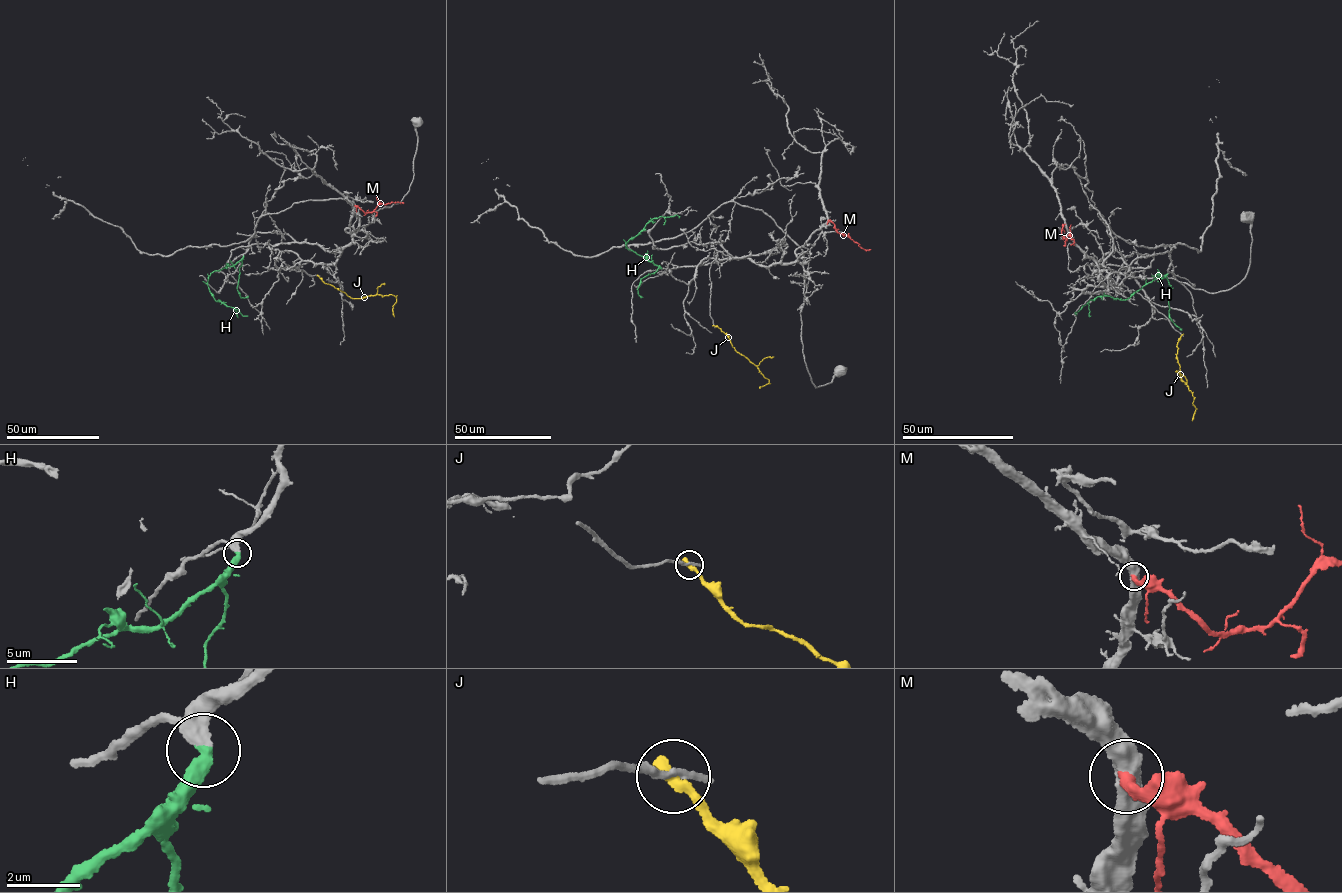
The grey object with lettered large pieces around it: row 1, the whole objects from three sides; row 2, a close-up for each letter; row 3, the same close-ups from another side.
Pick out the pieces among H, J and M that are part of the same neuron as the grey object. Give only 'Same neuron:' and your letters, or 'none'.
Same neuron: H

